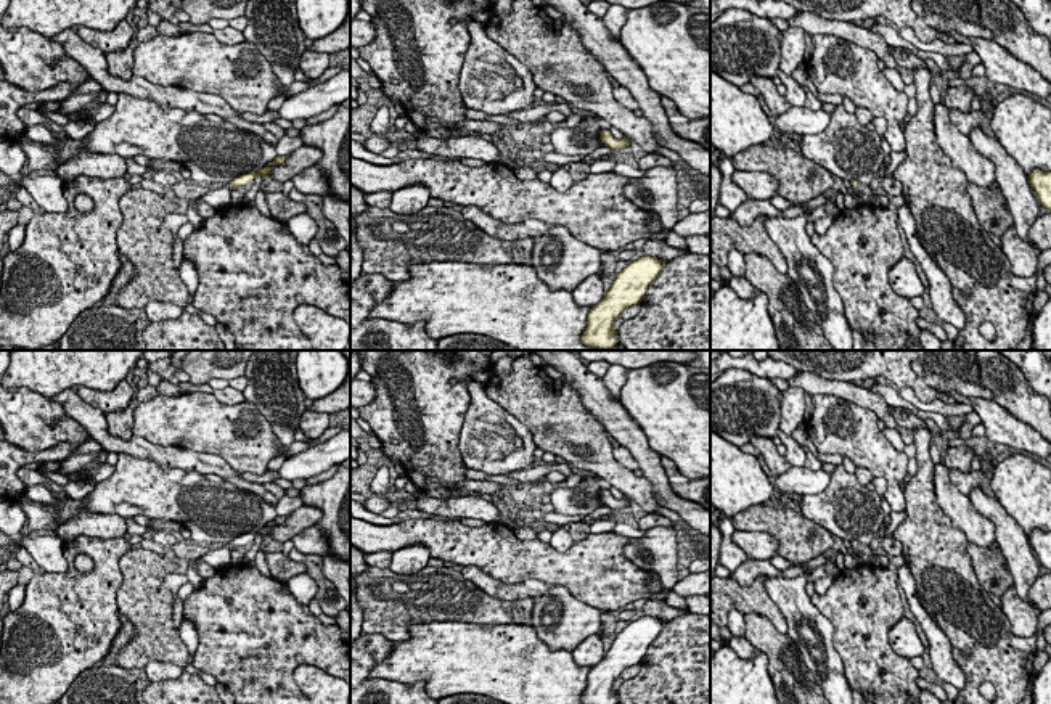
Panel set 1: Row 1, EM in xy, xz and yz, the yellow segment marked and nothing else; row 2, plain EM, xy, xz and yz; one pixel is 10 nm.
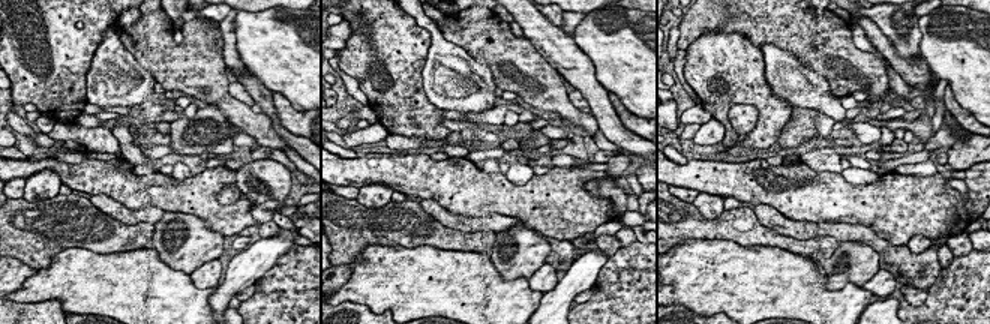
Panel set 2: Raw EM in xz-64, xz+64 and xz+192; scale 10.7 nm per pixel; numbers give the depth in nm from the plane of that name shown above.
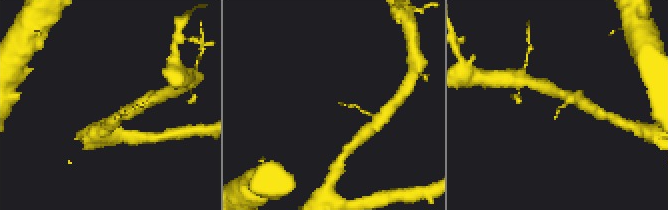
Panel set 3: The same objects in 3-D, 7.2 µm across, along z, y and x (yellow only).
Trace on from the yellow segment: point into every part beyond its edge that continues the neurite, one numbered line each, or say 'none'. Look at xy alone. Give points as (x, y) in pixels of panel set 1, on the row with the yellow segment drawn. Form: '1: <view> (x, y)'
1: xy (220, 196)

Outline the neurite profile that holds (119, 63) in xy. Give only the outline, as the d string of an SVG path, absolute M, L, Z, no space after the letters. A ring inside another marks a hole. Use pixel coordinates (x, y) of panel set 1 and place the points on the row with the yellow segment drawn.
M133 37L127 48L122 51L111 51L111 53L104 53L106 55L106 61L108 61L108 72L114 77L119 77L122 80L130 80L132 69L133 69L133 51L138 45L137 37Z

